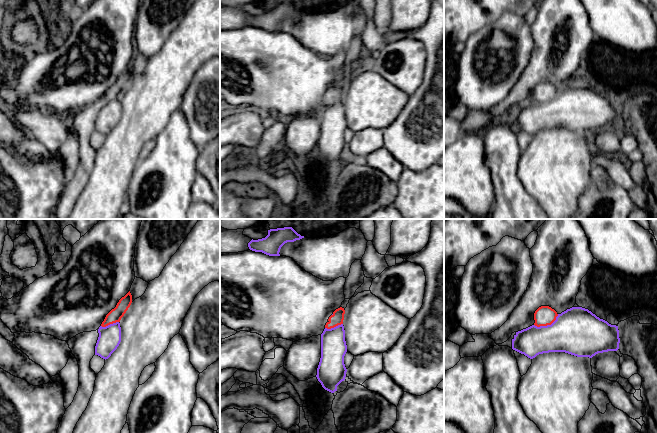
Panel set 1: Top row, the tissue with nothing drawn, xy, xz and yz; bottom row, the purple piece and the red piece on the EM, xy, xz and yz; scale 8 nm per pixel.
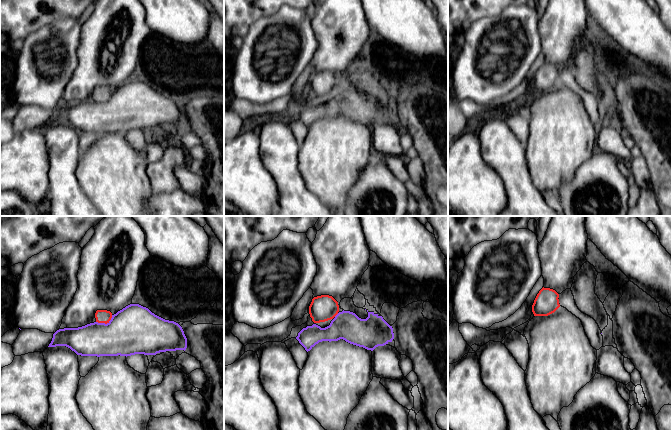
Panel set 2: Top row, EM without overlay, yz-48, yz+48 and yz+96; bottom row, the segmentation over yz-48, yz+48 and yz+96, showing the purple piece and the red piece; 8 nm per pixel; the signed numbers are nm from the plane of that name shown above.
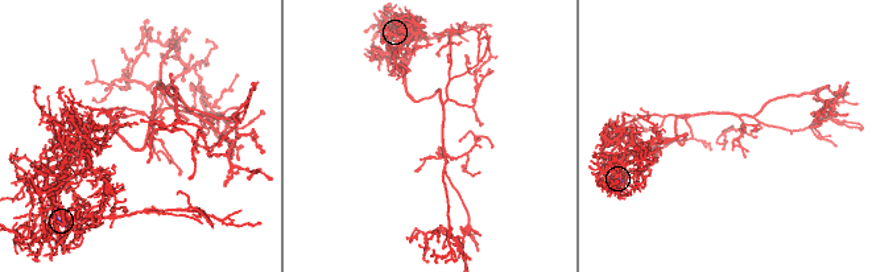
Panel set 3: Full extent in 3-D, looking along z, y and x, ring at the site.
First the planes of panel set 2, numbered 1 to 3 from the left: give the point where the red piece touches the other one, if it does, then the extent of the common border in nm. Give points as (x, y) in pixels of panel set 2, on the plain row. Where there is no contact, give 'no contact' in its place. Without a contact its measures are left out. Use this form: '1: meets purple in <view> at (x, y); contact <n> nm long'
1: meets purple in yz-48 at (104, 99); contact 150 nm long
2: meets purple in yz+48 at (337, 90); contact 50 nm long
3: no contact

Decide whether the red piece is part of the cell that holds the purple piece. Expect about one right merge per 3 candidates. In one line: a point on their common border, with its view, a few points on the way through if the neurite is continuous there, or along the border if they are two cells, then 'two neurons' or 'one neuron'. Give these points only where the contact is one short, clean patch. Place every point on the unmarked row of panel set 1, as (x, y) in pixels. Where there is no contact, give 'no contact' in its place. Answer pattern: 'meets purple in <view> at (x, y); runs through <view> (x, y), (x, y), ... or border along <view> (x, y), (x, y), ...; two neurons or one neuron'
meets purple in yz at (547, 101); border along yz (558, 90), (550, 100), (534, 101); two neurons

